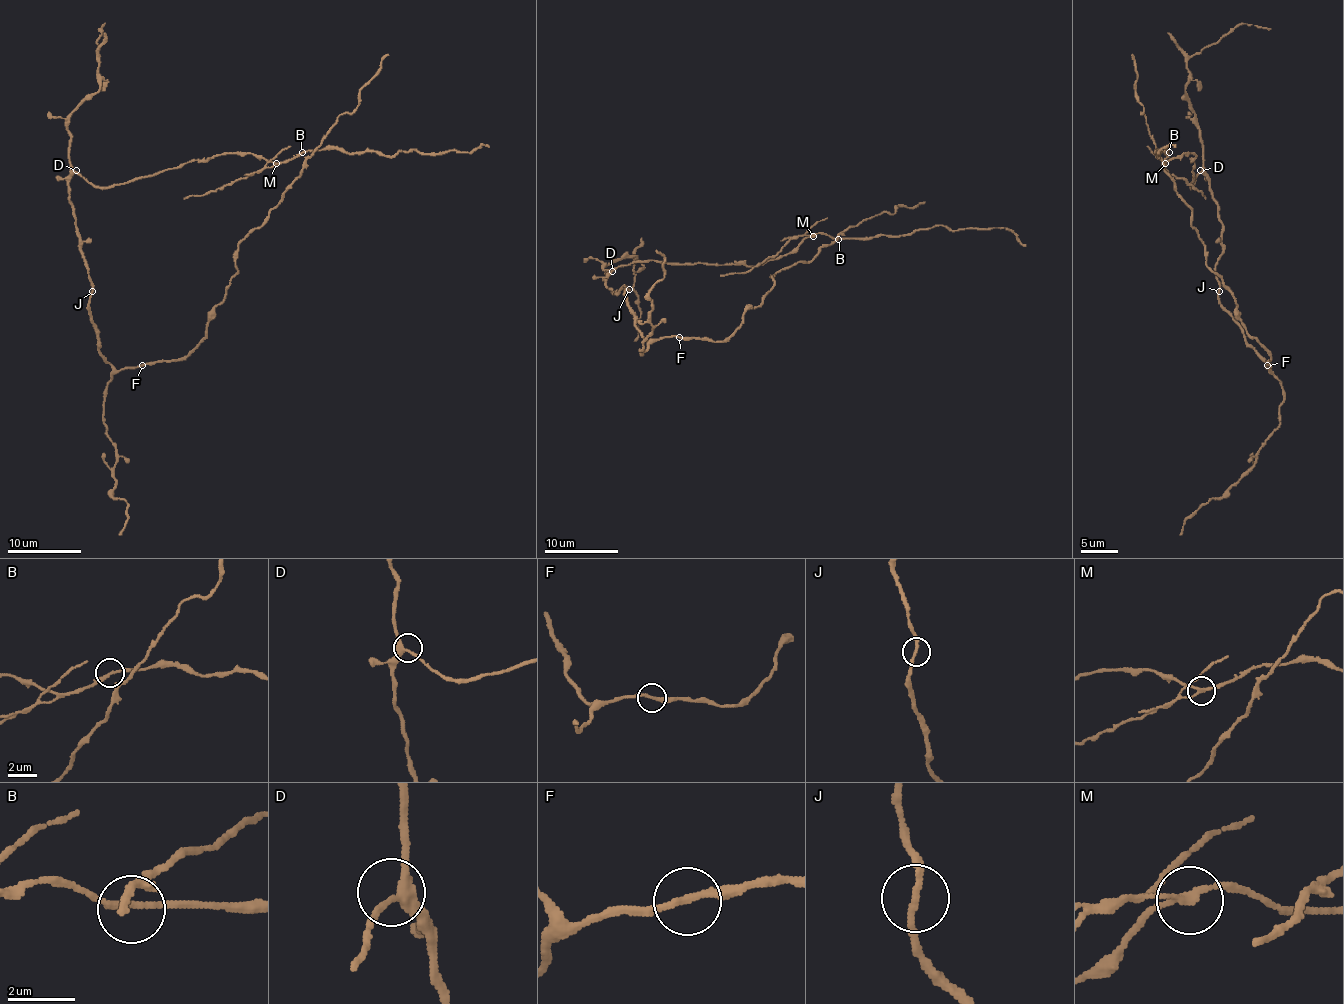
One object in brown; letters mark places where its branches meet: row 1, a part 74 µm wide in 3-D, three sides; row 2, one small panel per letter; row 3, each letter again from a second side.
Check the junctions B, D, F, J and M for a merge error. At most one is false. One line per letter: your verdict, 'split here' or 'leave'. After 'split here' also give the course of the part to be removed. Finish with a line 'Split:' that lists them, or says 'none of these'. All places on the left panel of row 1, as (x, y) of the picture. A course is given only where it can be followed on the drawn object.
B: leave
D: leave
F: leave
J: leave
M: split here; course (276, 163), (207, 193), (183, 198)
Split: M

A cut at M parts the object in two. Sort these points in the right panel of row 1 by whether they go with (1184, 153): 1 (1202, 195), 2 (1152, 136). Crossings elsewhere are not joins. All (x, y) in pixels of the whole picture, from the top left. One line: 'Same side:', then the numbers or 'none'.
Same side: 2

